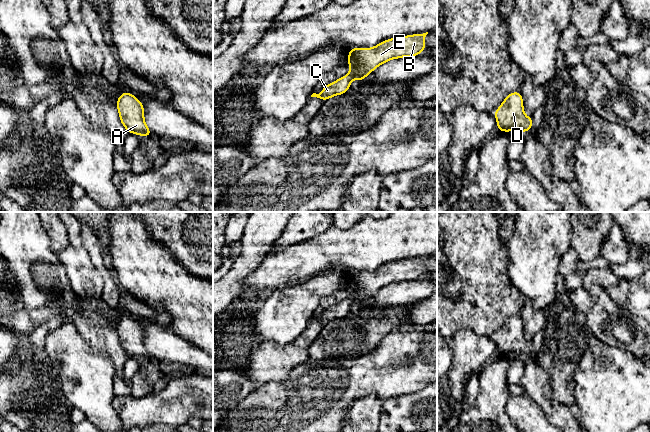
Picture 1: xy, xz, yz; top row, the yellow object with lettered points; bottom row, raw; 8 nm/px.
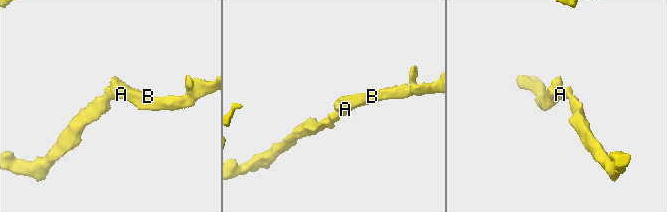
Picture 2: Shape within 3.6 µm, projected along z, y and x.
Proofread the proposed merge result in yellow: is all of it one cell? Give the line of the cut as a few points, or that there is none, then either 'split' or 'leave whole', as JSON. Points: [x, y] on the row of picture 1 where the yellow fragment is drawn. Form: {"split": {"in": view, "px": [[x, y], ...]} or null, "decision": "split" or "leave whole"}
{"split": null, "decision": "leave whole"}

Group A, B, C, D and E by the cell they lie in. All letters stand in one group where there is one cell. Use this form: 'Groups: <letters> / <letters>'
Groups: A B C D E

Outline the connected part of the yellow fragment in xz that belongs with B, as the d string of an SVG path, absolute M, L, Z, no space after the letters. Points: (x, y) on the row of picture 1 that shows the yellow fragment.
M428 32L391 38L373 48L350 48L348 53L350 73L325 85L320 94L313 93L311 97L317 97L324 102L333 96L346 93L350 90L353 79L365 80L368 74L387 61L421 54L426 48L427 34Z

